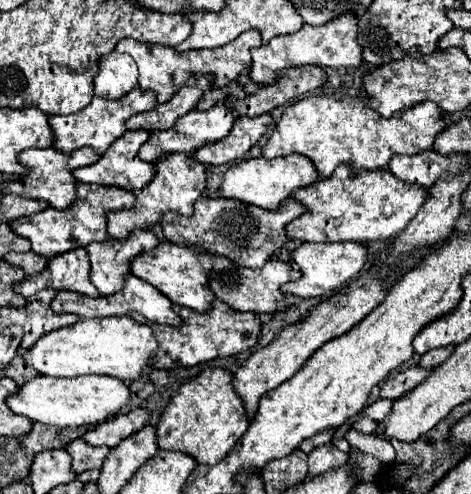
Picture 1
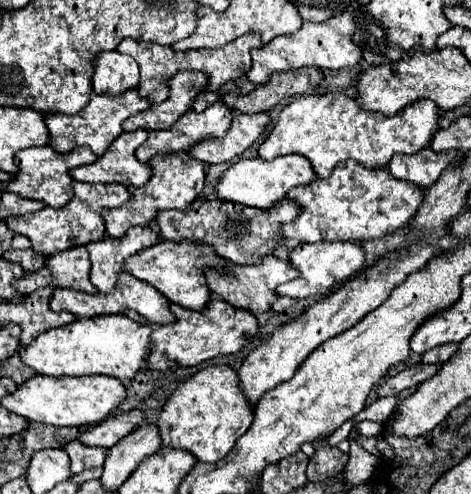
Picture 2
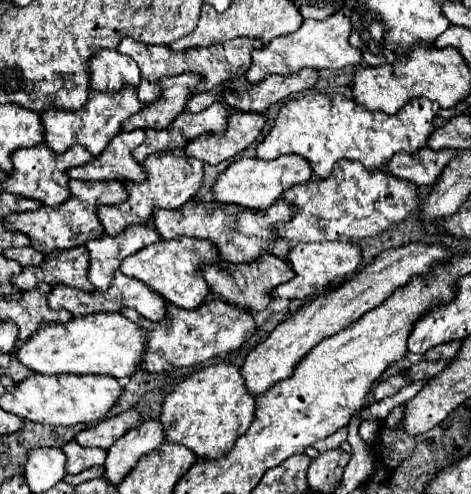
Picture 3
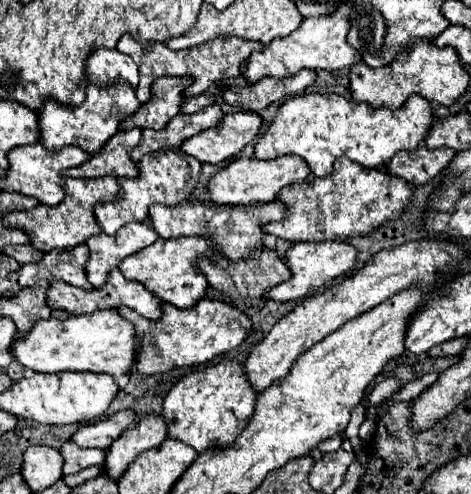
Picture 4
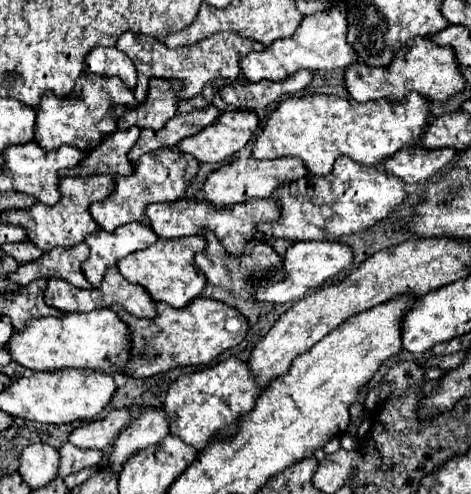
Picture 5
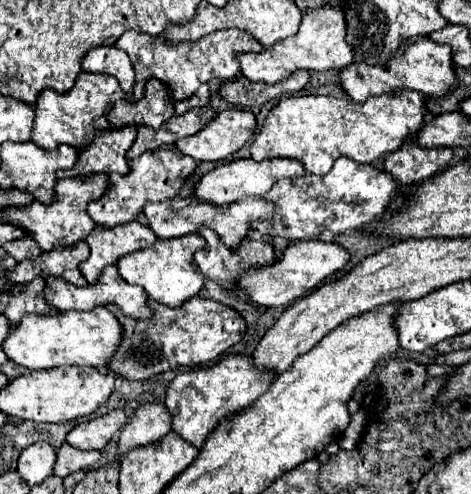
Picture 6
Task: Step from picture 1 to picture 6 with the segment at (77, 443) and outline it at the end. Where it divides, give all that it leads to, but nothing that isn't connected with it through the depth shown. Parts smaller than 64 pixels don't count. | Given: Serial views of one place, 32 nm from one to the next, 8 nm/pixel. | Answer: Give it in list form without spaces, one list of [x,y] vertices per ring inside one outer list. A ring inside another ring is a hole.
[[[68,442],[62,444],[56,450],[56,454],[58,454],[56,476],[60,476],[60,478],[66,478],[68,474],[84,470],[84,468],[92,468],[100,460],[100,452],[98,450],[78,450],[78,448],[70,446]]]

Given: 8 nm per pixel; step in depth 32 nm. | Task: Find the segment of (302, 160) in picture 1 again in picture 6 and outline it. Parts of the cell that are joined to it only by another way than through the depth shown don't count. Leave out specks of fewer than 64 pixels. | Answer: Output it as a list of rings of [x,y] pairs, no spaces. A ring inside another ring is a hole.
[[[252,158],[232,160],[228,164],[220,164],[218,168],[210,170],[206,176],[202,176],[200,184],[196,186],[196,196],[204,202],[224,206],[224,204],[238,202],[246,196],[266,196],[280,178],[300,178],[300,176],[304,176],[304,172],[306,172],[304,166],[294,158],[272,158],[272,160],[264,160],[264,162],[256,162]]]

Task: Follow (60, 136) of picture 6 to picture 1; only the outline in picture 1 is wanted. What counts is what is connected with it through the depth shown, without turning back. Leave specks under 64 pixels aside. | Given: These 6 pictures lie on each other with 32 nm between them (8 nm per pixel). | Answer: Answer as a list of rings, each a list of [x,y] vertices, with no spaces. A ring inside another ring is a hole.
[[[136,88],[130,96],[124,96],[124,100],[104,100],[94,96],[92,104],[88,104],[84,110],[70,114],[70,116],[50,116],[50,124],[54,130],[54,148],[58,152],[72,152],[78,150],[82,146],[90,146],[94,148],[98,154],[104,154],[106,148],[124,134],[126,130],[126,120],[138,112],[148,112],[152,108],[156,108],[156,92],[144,92],[140,88]]]

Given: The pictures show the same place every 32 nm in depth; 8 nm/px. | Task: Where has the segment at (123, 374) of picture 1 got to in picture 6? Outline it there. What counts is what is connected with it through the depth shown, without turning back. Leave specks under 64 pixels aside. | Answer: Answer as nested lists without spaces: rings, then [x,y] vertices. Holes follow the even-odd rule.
[[[98,306],[90,312],[80,312],[80,310],[72,310],[72,312],[62,312],[58,316],[36,316],[36,314],[28,314],[28,318],[22,320],[22,324],[18,328],[12,328],[8,340],[4,340],[2,350],[8,354],[10,360],[14,360],[16,364],[28,368],[28,370],[50,370],[56,366],[92,366],[98,370],[108,370],[108,364],[114,360],[120,342],[124,336],[124,328],[122,324],[116,320],[116,316]]]

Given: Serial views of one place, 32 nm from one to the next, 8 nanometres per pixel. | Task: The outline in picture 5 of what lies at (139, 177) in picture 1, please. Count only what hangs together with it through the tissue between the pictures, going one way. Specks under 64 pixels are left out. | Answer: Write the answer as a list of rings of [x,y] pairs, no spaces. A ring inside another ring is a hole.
[[[140,128],[118,130],[96,152],[88,152],[80,166],[70,168],[68,172],[60,172],[60,176],[94,176],[94,174],[134,174],[134,164],[128,160],[128,150],[138,142]]]

